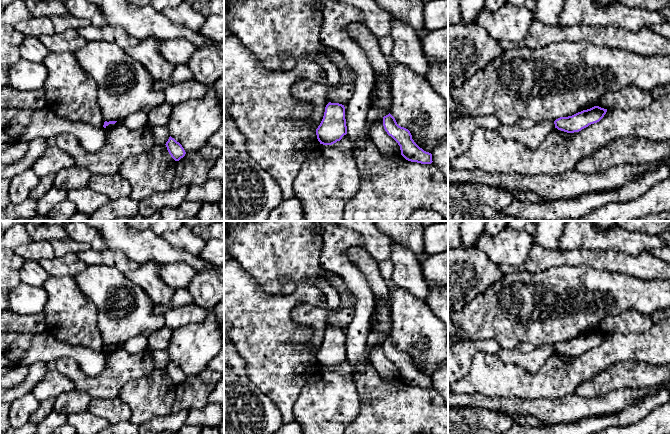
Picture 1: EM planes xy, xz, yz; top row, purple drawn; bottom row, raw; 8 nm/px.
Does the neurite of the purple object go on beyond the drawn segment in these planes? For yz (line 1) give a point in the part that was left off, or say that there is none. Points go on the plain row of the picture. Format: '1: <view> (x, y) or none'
1: none

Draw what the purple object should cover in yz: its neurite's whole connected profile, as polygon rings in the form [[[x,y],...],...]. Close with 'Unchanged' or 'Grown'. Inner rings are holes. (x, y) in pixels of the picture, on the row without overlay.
[[[594,330],[572,340],[560,341],[556,343],[554,345],[555,352],[567,357],[579,356],[589,349],[599,346],[604,341],[606,336],[607,333]]]. Unchanged

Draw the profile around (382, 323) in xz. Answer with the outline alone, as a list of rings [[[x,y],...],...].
[[[380,299],[375,305],[375,309],[376,314],[371,331],[380,332],[386,340],[390,337],[392,328],[392,307],[387,301]]]

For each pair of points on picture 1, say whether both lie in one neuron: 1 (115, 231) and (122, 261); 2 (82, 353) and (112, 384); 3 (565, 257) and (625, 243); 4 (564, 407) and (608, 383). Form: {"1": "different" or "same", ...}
{"1": "different", "2": "different", "3": "different", "4": "different"}

